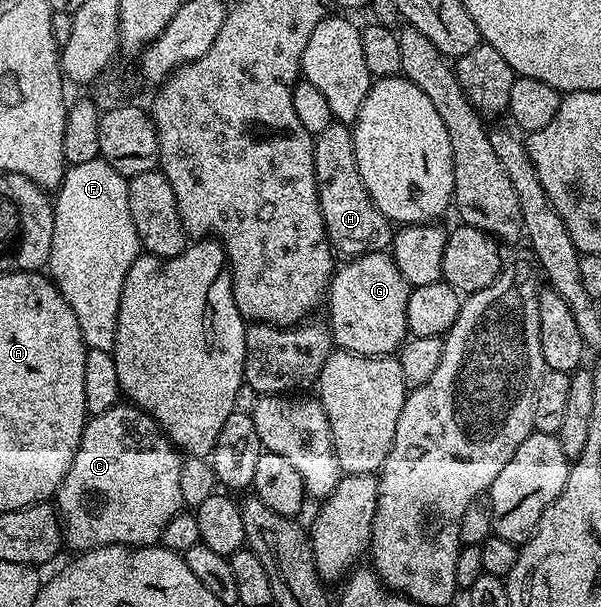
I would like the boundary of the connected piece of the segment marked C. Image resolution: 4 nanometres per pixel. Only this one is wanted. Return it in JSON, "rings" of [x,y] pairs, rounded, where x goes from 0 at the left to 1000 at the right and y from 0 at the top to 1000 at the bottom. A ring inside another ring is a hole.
{"rings":[[[198,666],[145,694],[126,738],[120,771],[106,784],[93,815],[93,839],[106,875],[106,893],[123,909],[161,900],[253,900],[268,888],[286,850],[304,839],[300,817],[303,755],[288,728],[251,682],[221,666]]]}

